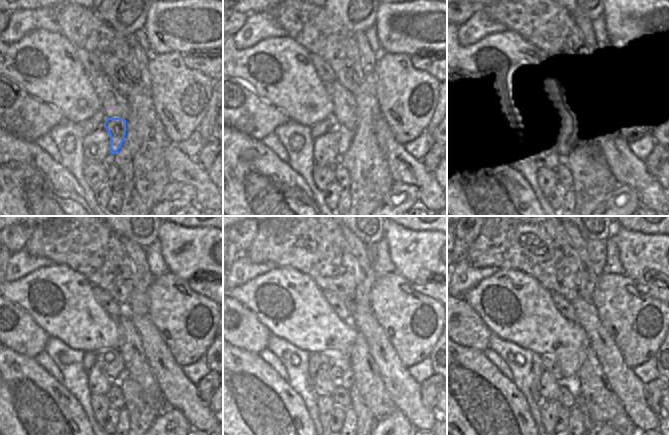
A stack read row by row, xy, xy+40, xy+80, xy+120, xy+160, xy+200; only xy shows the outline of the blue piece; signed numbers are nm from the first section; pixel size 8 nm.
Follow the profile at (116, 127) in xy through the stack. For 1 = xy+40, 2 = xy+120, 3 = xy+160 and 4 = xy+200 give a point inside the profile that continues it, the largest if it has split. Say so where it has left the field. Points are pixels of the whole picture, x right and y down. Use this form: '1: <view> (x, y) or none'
1: xy+40 (343, 135)
2: xy+120 (111, 362)
3: xy+160 (327, 362)
4: xy+200 (549, 363)

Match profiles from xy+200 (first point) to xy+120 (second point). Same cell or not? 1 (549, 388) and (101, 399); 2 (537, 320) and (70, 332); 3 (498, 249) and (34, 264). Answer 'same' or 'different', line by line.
1: different
2: same
3: different

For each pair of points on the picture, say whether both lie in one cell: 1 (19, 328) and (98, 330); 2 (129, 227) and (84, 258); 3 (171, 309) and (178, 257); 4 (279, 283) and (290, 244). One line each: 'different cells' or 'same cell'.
1: different cells
2: different cells
3: different cells
4: different cells

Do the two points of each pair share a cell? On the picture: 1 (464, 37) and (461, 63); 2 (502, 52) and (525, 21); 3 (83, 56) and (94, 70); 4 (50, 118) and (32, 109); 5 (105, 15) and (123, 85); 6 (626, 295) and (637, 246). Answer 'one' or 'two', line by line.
1: two
2: two
3: one
4: one
5: two
6: two

